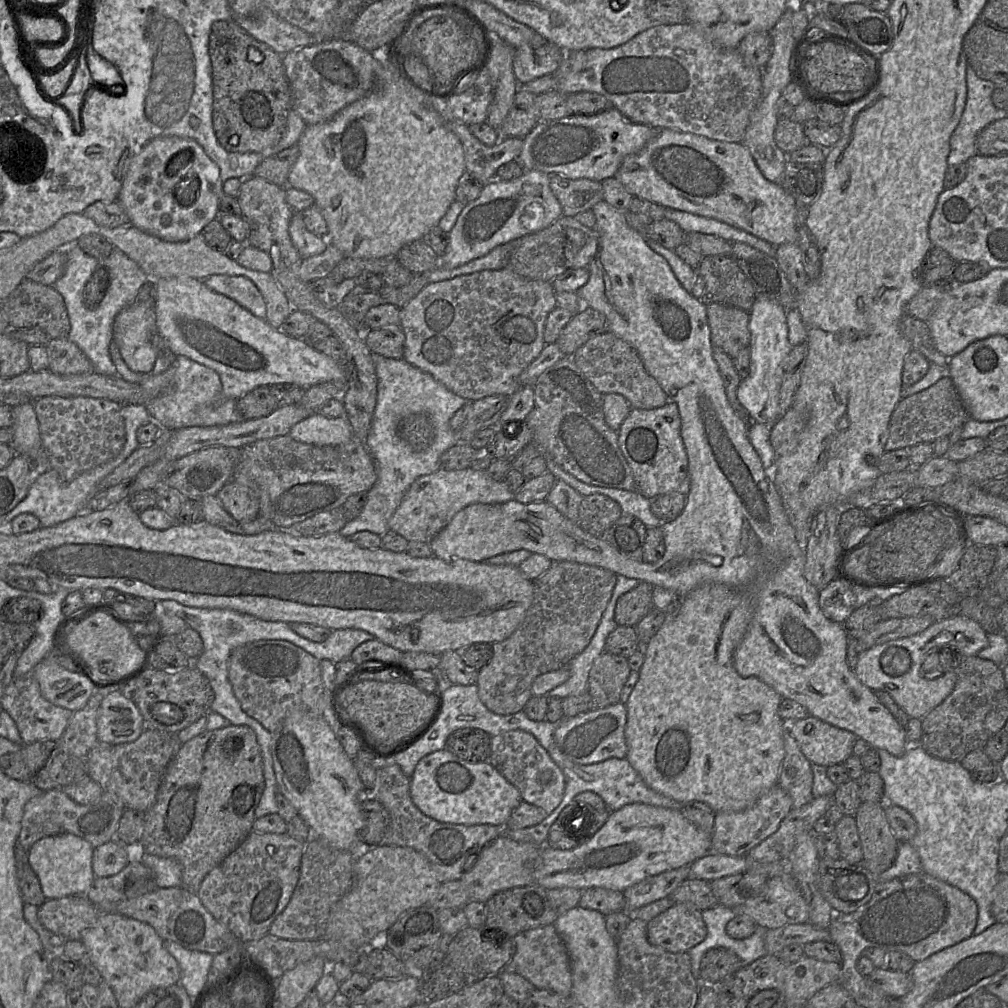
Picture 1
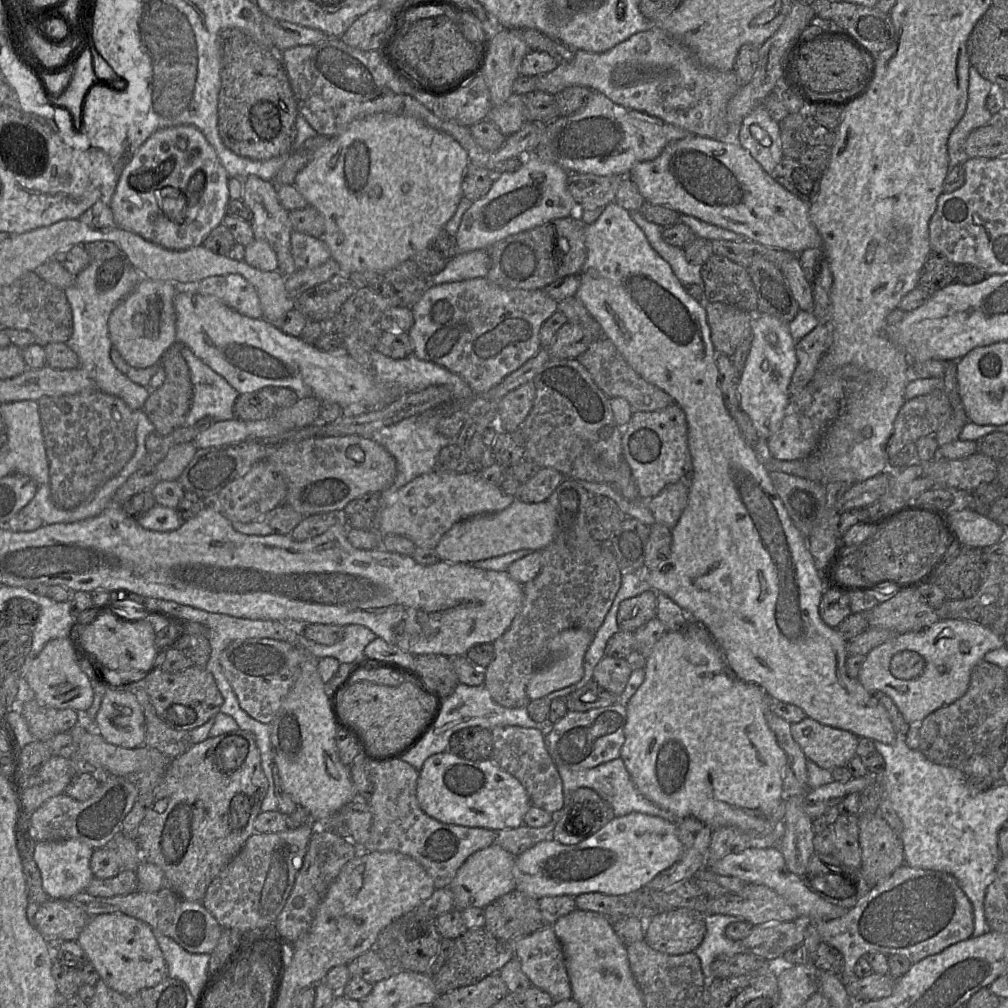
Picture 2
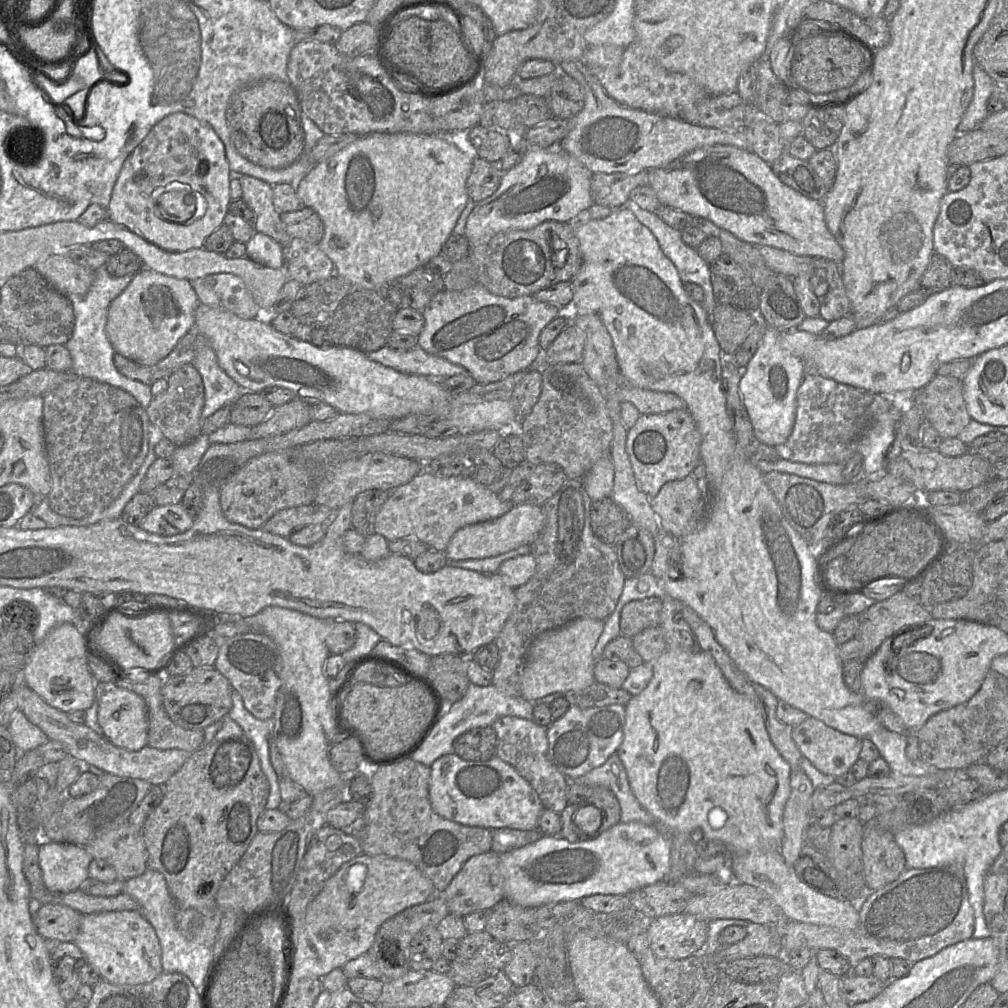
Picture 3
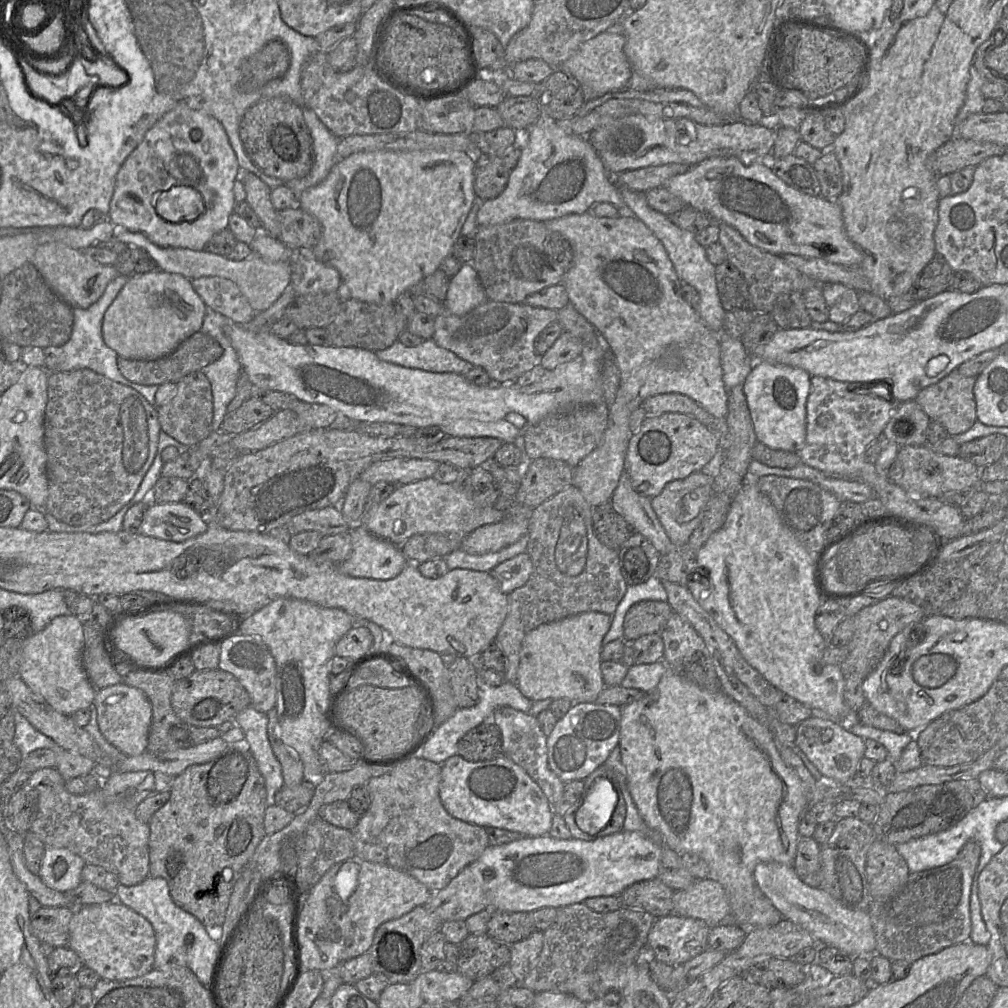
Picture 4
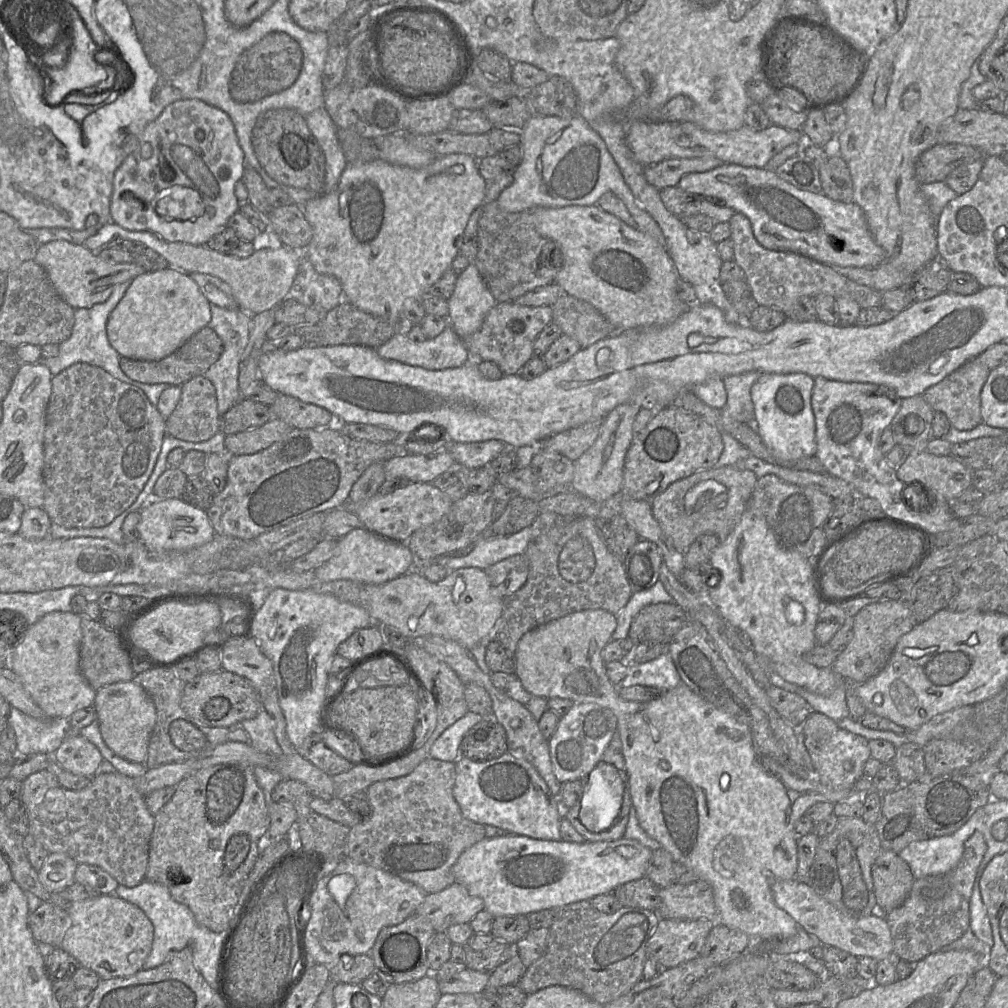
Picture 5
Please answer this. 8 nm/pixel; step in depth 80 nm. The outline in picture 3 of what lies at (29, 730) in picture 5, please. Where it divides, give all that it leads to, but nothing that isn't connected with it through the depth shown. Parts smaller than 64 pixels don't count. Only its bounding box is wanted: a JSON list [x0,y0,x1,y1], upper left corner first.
[8,708,50,753]

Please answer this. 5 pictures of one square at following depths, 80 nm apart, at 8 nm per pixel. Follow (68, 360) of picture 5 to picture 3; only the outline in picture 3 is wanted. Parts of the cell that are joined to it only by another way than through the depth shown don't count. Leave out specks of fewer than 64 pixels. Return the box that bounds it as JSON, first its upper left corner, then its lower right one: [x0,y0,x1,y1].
[65,266,153,409]

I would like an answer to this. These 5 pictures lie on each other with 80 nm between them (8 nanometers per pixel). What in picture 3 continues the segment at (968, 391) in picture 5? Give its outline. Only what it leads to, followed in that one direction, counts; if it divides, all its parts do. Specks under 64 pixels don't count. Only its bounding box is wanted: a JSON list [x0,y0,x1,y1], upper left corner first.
[909,376,972,439]

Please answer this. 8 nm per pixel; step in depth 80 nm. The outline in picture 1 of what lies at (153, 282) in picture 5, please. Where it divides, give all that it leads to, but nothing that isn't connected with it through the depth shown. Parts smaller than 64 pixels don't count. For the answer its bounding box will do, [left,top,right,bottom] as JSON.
[113,282,158,374]

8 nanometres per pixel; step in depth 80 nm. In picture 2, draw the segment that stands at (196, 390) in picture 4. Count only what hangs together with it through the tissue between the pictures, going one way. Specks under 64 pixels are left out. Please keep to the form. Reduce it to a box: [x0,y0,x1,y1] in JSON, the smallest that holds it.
[143,342,193,436]

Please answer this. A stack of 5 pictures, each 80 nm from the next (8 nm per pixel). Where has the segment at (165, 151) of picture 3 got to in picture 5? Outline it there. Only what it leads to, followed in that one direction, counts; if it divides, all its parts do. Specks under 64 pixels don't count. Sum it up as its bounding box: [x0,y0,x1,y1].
[110,99,245,245]

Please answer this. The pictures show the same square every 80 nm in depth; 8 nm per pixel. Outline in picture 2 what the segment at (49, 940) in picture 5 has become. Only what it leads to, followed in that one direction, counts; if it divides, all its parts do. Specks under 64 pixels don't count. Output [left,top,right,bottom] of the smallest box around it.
[35,899,90,941]

